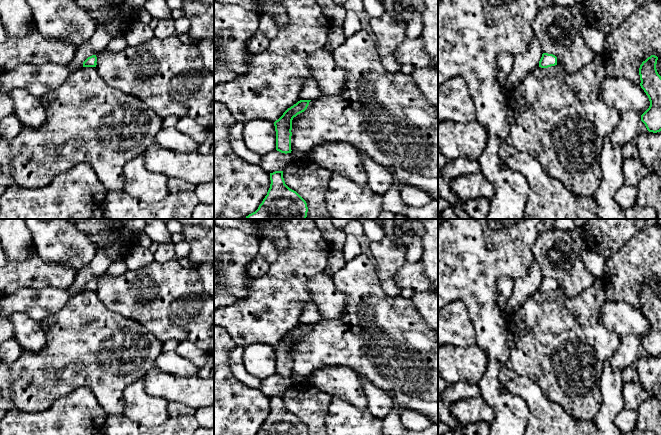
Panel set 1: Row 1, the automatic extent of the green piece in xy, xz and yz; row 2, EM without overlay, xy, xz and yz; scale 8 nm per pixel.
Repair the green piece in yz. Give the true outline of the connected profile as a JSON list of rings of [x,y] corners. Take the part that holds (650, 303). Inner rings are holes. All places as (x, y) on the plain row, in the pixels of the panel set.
[[[651,279],[639,292],[640,310],[649,322],[650,330],[641,339],[641,345],[649,356],[661,355],[661,300],[656,293],[658,281]]]

